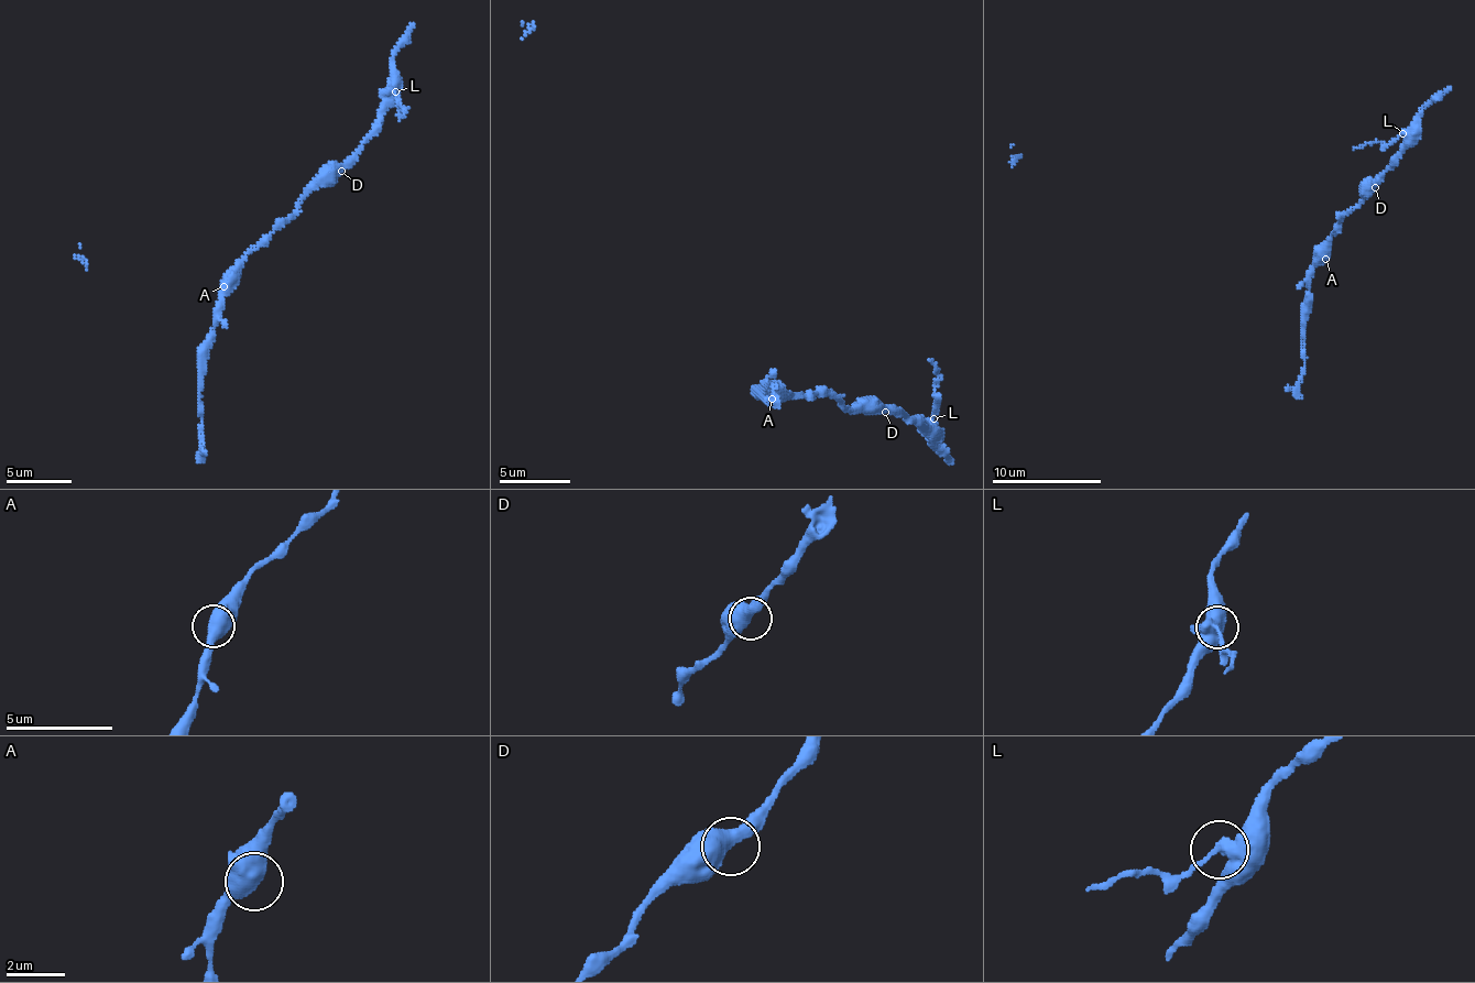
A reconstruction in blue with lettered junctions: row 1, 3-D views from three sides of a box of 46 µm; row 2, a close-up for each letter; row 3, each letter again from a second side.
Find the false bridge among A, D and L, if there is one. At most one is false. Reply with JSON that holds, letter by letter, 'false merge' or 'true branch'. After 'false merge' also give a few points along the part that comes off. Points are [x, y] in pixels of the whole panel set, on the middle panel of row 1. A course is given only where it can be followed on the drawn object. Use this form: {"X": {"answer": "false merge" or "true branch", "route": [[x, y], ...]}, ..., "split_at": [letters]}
{"A": {"answer": "true branch"}, "D": {"answer": "true branch"}, "L": {"answer": "false merge", "route": [[932, 419], [938, 372], [929, 360]]}, "split_at": ["L"]}

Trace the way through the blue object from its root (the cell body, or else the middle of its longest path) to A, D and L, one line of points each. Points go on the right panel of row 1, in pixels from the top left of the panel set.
A: (1300, 285), (1325, 259)
D: (1300, 285), (1314, 264), (1315, 249), (1335, 236), (1340, 219), (1363, 203), (1366, 195), (1375, 187)
L: (1300, 285), (1314, 264), (1315, 249), (1335, 236), (1340, 219), (1363, 203), (1373, 179), (1400, 152), (1404, 133)

